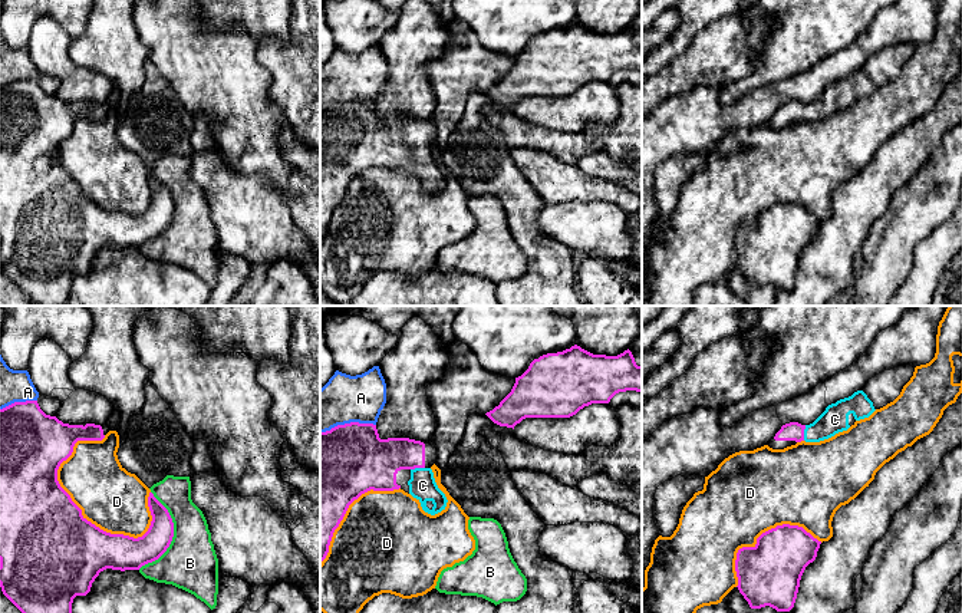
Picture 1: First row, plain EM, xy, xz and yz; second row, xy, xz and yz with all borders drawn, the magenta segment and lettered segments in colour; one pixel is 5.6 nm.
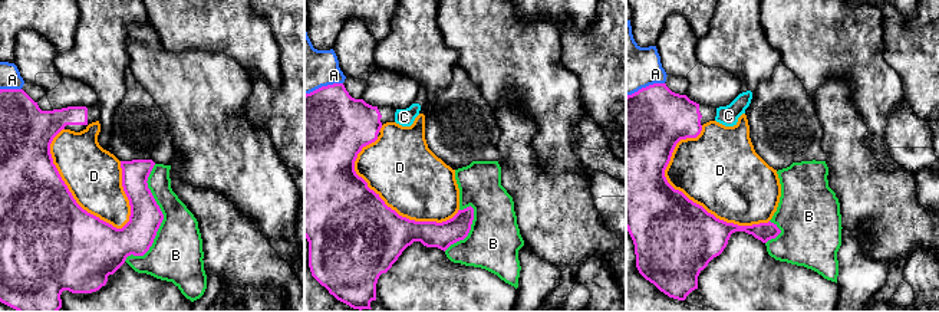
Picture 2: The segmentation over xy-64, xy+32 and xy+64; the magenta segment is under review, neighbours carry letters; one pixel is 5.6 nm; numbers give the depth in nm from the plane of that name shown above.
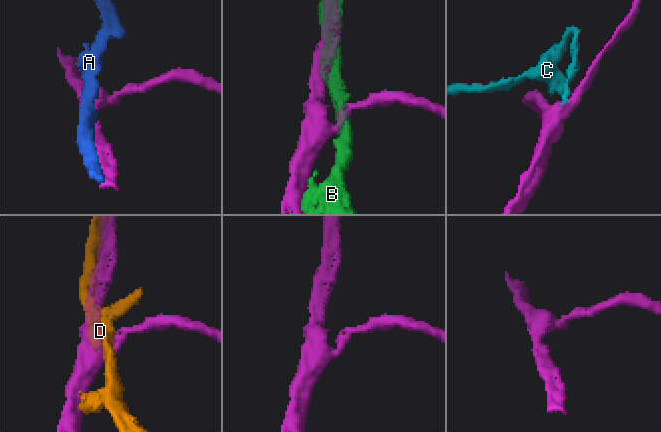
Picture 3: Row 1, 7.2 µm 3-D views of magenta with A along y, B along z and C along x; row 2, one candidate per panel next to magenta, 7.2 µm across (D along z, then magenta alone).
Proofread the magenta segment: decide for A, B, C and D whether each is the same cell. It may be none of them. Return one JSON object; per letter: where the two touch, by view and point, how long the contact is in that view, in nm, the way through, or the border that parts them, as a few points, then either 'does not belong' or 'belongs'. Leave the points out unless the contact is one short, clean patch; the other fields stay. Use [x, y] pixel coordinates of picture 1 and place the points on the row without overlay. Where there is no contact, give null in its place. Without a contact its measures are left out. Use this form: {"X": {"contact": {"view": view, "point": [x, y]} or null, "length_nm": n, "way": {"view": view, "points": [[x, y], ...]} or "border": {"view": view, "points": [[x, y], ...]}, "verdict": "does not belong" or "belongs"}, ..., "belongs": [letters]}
{"A": {"contact": {"view": "xz", "point": [348, 102]}, "length_nm": 320, "verdict": "does not belong"}, "B": {"contact": {"view": "xy", "point": [173, 213]}, "length_nm": 440, "verdict": "does not belong"}, "C": {"contact": {"view": "yz", "point": [803, 111]}, "length_nm": 90, "way": {"view": "yz", "points": [[793, 109], [803, 111], [816, 111], [834, 98]]}, "verdict": "belongs"}, "D": {"contact": {"view": "xy", "point": [78, 185]}, "length_nm": 650, "verdict": "does not belong"}, "belongs": ["C"]}

